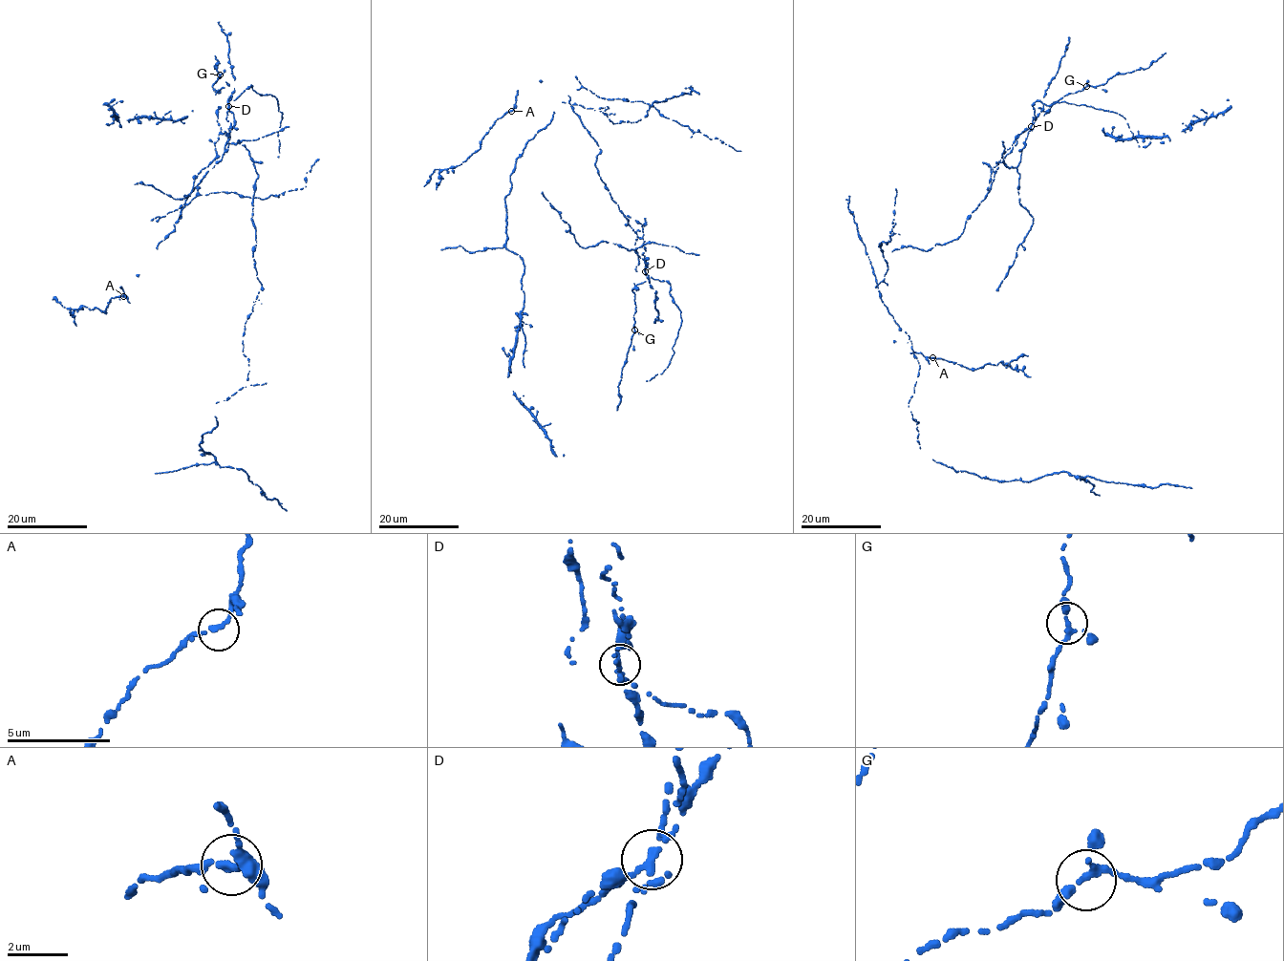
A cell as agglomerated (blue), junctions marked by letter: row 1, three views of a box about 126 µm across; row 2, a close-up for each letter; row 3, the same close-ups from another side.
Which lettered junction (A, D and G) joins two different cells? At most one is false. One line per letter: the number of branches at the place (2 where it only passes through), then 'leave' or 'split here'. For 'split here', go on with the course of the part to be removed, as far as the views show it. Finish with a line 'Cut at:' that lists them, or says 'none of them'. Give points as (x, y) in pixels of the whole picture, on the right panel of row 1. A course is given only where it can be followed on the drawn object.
A: 2 | leave
D: 2 | split here | (1031, 127), (1016, 167), (1020, 204), (1034, 218), (1033, 224), (996, 291)
G: 2 | leave
Cut at: D

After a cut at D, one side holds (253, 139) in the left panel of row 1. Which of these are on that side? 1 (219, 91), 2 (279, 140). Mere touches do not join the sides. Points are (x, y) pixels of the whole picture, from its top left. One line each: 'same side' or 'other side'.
1: other side
2: same side

